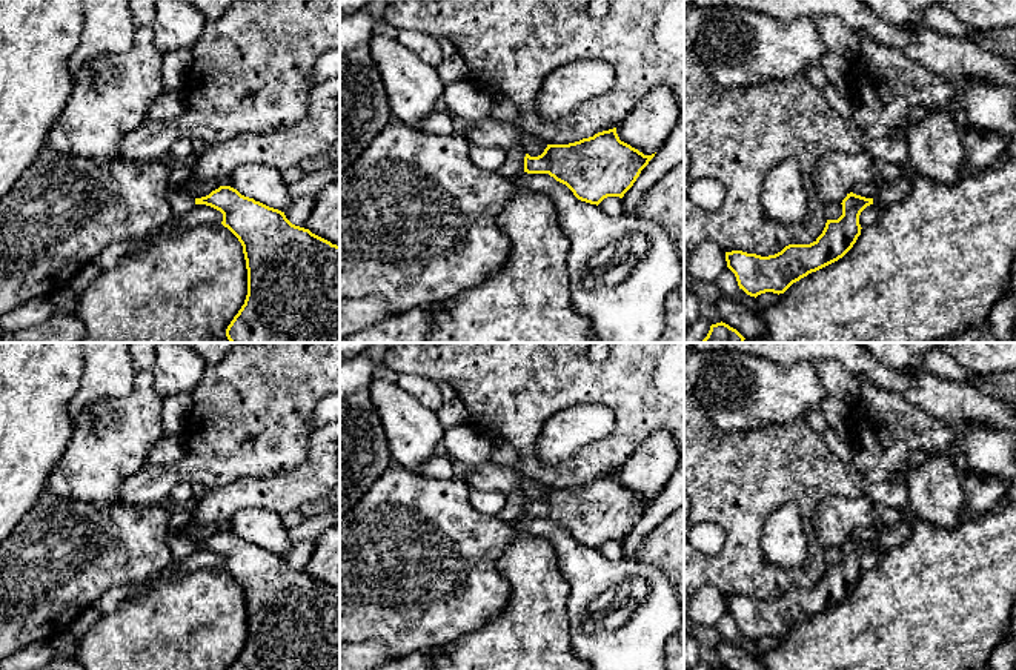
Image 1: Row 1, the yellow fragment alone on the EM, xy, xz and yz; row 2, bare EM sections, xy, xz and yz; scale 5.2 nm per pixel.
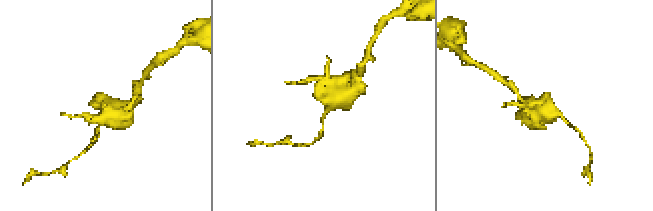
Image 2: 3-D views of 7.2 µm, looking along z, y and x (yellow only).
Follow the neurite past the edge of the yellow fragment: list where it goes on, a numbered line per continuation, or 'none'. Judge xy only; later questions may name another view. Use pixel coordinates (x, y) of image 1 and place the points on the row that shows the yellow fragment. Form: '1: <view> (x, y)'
1: xy (182, 202)

